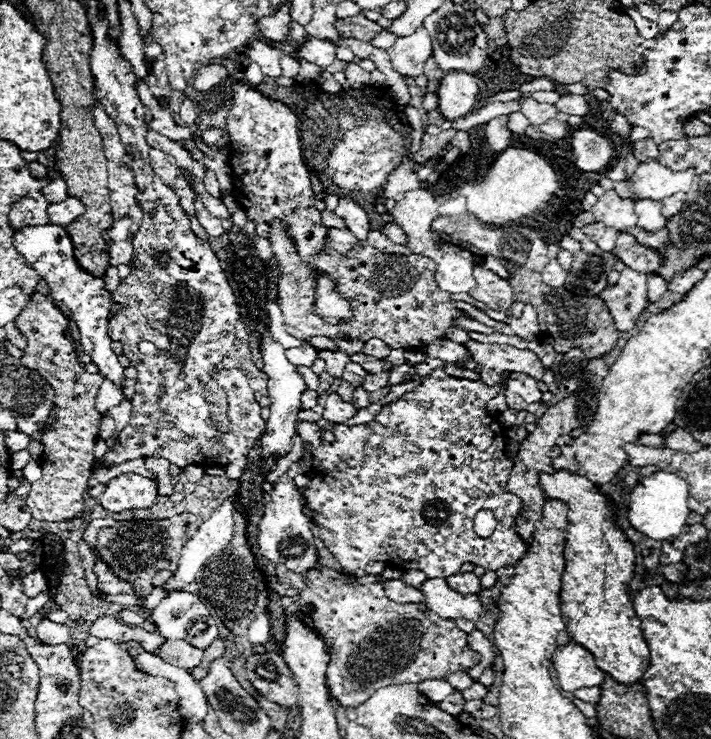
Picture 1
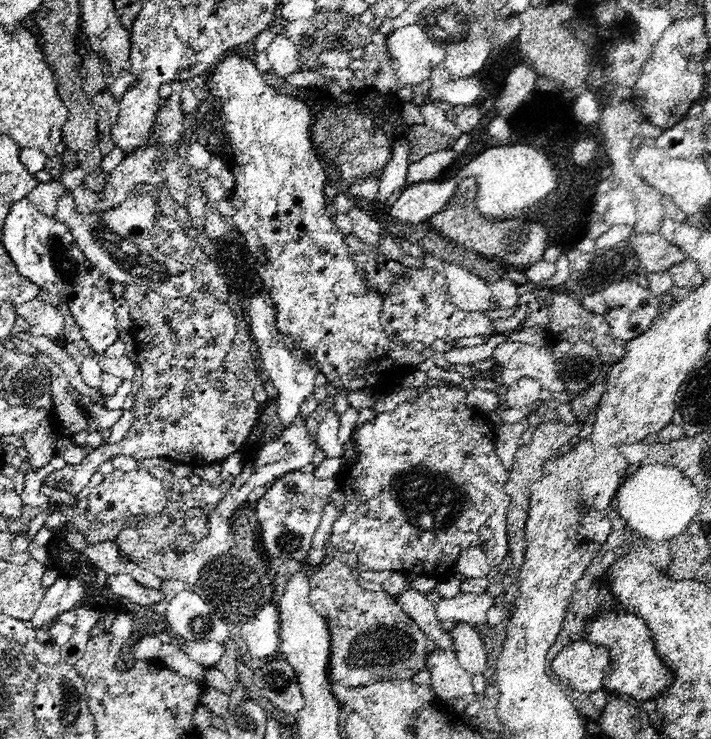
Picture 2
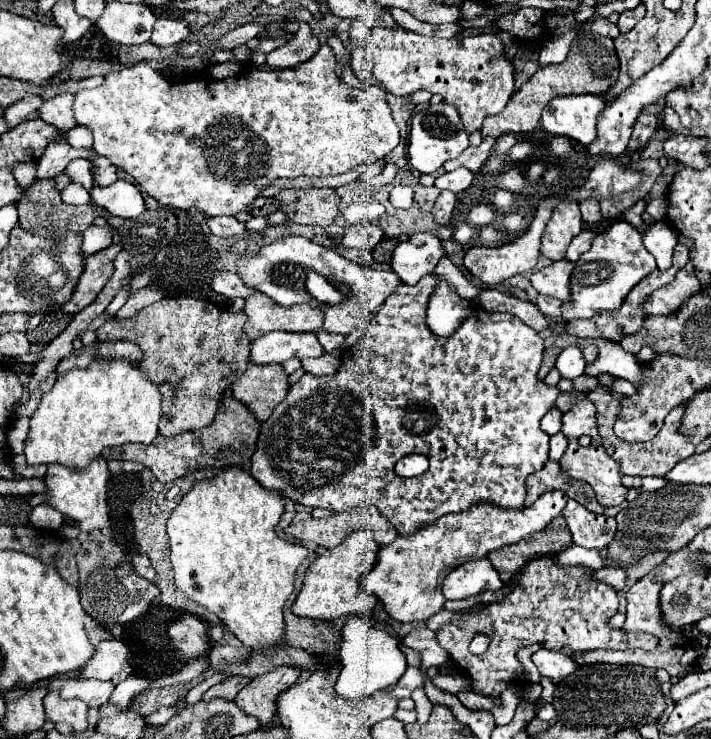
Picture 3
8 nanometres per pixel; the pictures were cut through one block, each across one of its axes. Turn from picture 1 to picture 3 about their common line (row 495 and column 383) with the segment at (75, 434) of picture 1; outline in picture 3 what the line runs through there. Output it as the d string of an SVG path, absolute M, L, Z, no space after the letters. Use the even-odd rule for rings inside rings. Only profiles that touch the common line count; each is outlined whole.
M374 28L366 38L366 54L368 54L368 68L370 74L386 88L388 94L394 96L406 96L416 90L428 90L432 94L440 94L444 102L450 106L456 106L460 120L464 122L464 130L472 134L474 130L480 130L486 116L500 114L510 98L514 96L514 64L504 54L504 42L496 34L476 34L476 36L454 36L450 40L446 38L430 38L422 36L404 28Z

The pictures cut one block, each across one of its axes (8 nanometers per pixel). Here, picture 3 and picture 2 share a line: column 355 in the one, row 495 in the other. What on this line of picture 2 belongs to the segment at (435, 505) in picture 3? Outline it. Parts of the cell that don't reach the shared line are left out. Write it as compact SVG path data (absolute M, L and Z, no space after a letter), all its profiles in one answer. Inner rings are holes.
M432 386L420 392L414 402L402 402L396 410L378 414L356 430L354 446L358 458L348 472L348 482L340 486L346 496L344 514L352 518L352 526L346 534L332 534L330 544L356 554L360 572L408 570L426 578L442 576L454 566L456 556L470 546L480 546L492 566L502 562L508 544L506 508L510 498L504 492L508 470L494 452L494 432L484 420L472 416L462 388ZM484 526L492 532L490 540L478 536Z

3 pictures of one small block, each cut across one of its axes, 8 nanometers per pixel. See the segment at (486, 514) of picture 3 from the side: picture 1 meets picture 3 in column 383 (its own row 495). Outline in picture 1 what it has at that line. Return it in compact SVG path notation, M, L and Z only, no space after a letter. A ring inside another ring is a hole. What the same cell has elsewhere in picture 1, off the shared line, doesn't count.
M566 470L540 474L546 498L568 504L566 528L566 568L562 574L562 612L574 642L594 654L598 662L608 662L616 670L606 670L614 682L630 686L640 682L650 666L650 650L644 640L640 618L634 612L628 582L634 574L634 548L614 524L614 510L606 496L586 478Z

